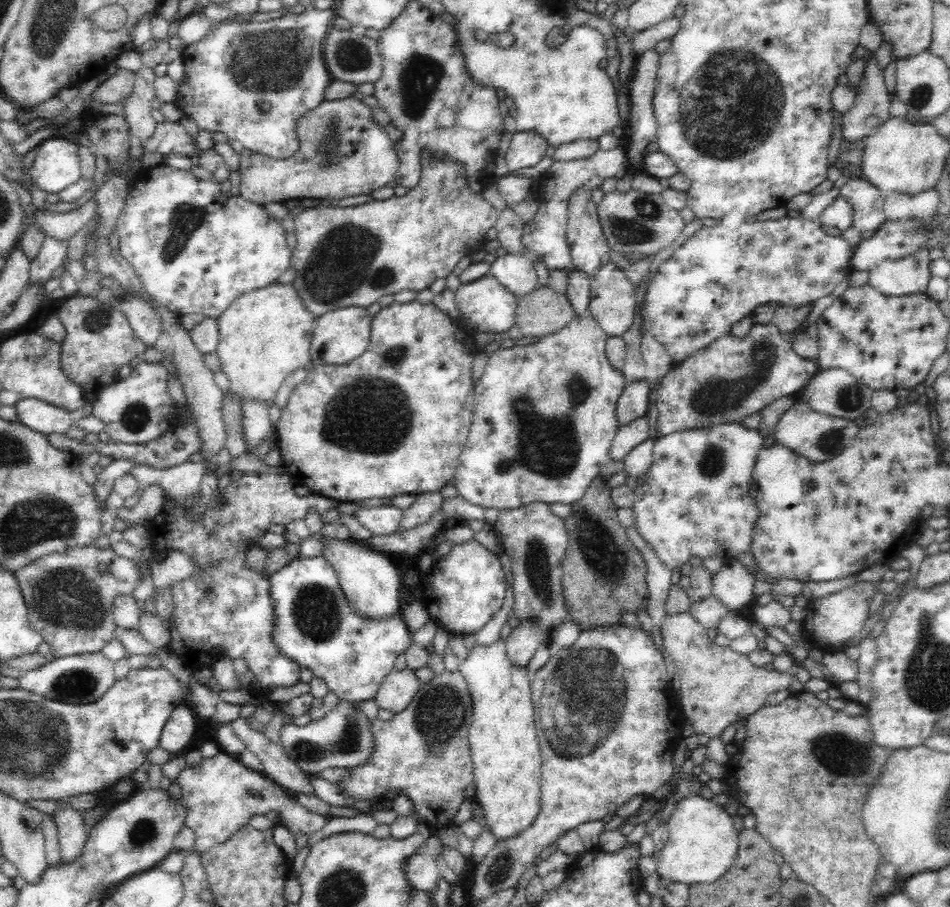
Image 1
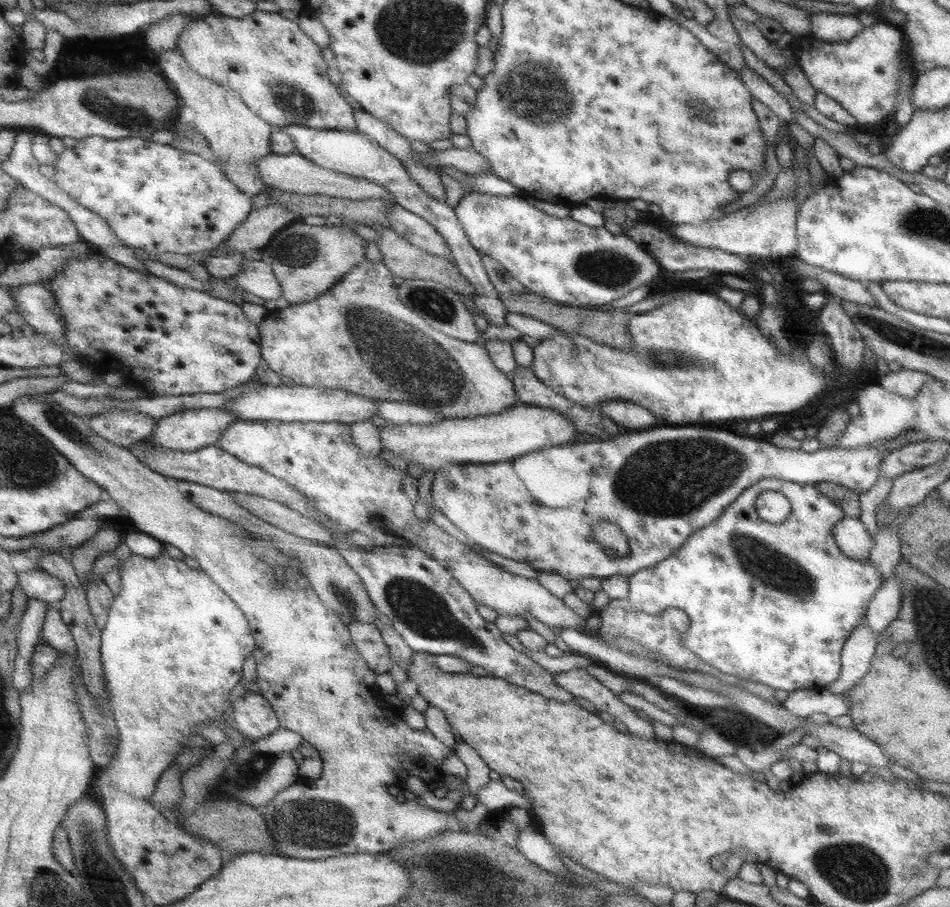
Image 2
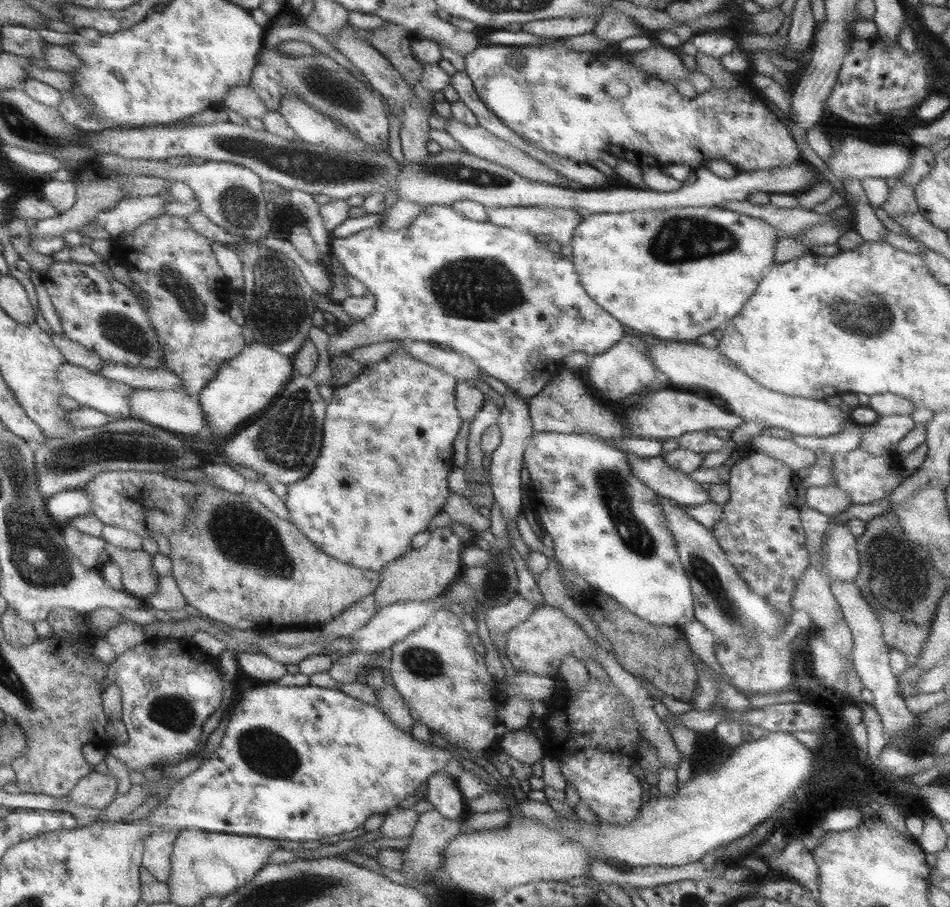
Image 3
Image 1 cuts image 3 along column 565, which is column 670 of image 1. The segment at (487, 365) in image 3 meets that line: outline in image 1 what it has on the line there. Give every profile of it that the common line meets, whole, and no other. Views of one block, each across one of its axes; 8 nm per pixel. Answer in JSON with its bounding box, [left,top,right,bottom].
[643,215,855,364]

